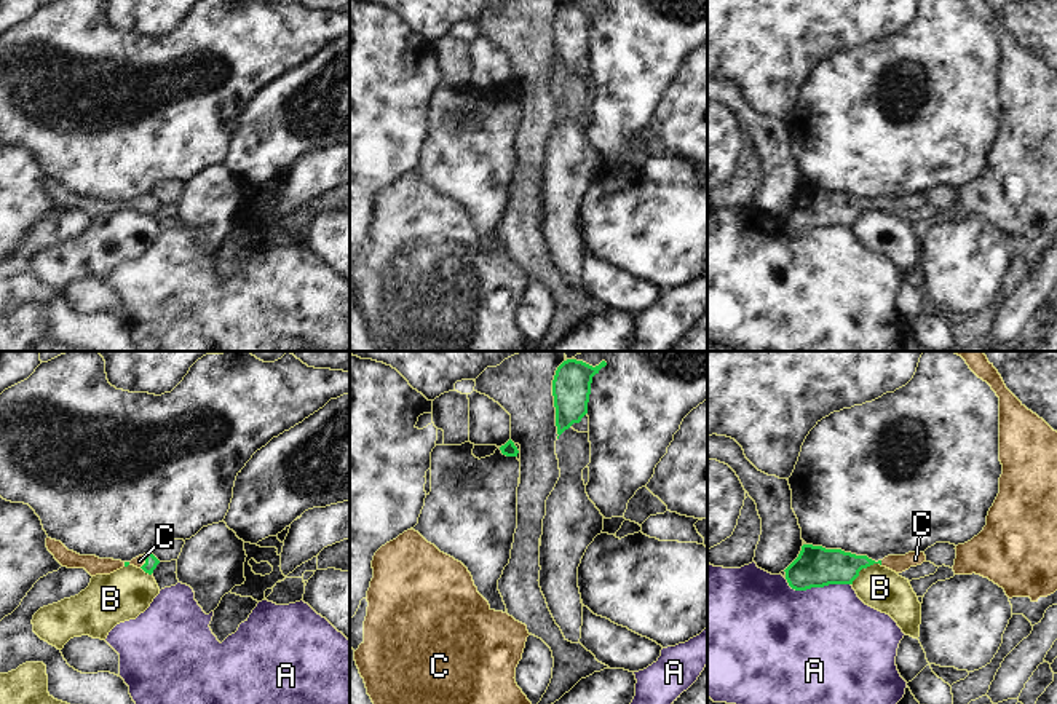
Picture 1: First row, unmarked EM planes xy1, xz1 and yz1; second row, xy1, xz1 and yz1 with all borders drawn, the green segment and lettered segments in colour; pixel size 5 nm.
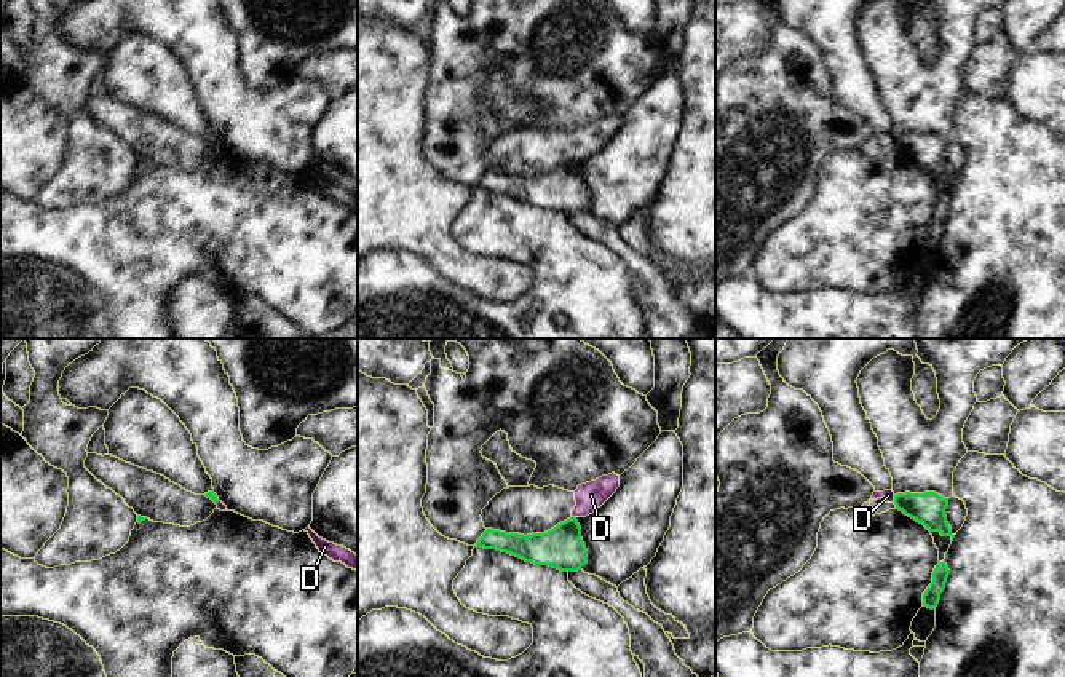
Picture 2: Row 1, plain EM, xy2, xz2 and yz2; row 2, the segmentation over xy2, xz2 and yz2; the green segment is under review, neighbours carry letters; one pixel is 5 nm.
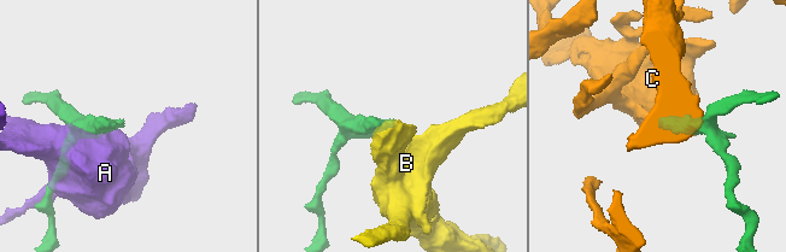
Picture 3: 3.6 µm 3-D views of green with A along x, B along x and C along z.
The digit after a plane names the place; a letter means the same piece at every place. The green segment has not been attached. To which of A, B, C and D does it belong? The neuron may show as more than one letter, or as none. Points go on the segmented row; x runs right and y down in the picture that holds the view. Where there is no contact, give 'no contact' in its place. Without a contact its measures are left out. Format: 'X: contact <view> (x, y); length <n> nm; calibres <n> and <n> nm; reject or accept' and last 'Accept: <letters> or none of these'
A: contact yz1 (816, 586); length 340 nm; calibres 200 and 500 nm; reject
B: contact yz1 (863, 567); length 190 nm; calibres 200 and 220 nm; reject
C: contact yz1 (880, 562); length 30 nm; calibres 180 and 90 nm; accept
D: contact yz2 (894, 498); length 40 nm; calibres 170 and 60 nm; reject
Accept: C

